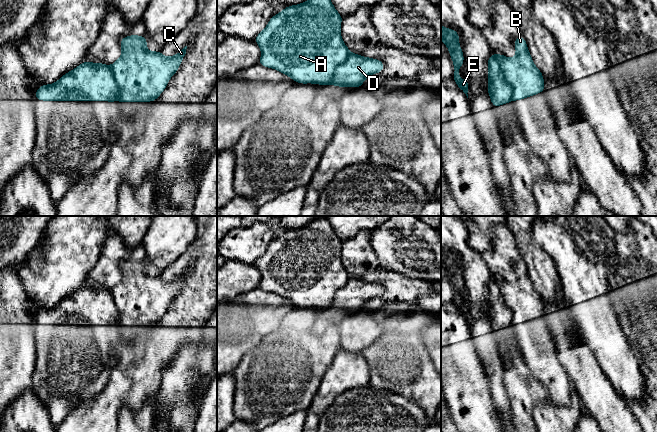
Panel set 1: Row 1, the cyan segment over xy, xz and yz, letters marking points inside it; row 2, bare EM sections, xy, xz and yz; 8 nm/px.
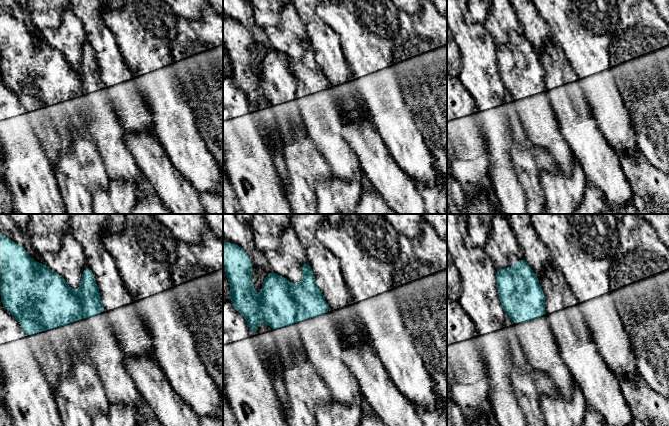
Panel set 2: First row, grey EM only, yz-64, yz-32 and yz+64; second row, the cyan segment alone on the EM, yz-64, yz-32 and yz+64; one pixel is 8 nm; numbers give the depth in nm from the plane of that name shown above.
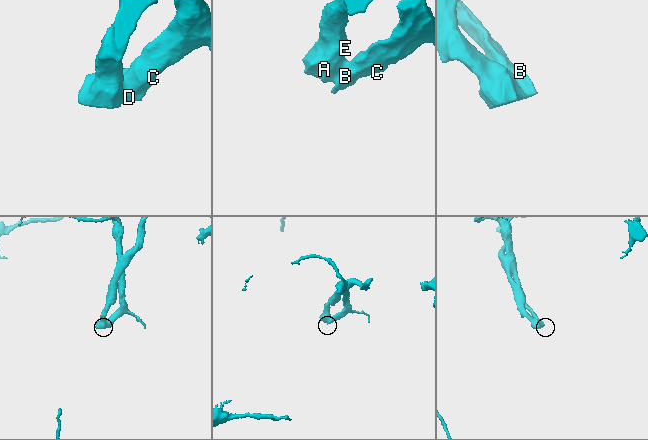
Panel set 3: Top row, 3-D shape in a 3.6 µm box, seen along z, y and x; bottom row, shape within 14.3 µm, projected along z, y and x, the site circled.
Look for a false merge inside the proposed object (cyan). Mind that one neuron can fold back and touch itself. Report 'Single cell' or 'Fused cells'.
Fused cells

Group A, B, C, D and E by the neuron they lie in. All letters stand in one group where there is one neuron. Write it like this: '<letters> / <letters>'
A E / B C D

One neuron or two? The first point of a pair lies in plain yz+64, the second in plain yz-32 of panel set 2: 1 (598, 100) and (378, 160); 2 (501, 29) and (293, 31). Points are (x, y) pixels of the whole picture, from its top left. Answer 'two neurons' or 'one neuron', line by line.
1: two neurons
2: one neuron

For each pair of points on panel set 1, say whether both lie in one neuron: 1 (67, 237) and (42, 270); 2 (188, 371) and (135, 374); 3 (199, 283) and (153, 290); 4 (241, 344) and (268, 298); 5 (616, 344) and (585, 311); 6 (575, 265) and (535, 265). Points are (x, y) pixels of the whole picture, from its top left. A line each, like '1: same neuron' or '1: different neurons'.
1: same neuron
2: different neurons
3: different neurons
4: same neuron
5: same neuron
6: different neurons

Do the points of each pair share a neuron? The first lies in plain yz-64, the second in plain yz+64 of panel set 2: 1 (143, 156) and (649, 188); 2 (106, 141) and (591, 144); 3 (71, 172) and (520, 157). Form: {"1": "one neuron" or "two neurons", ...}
{"1": "two neurons", "2": "two neurons", "3": "one neuron"}

